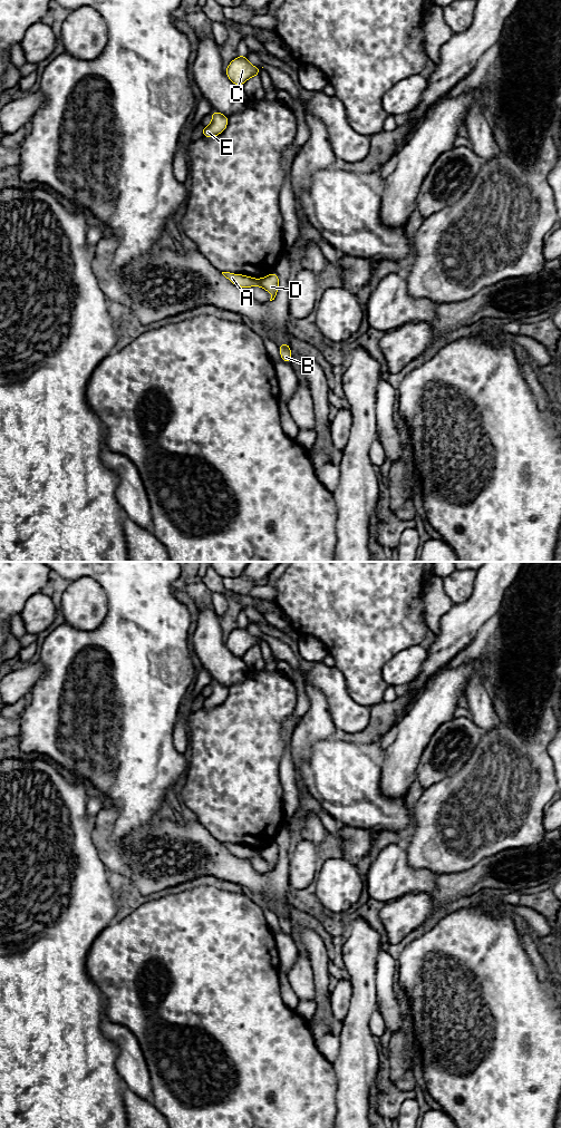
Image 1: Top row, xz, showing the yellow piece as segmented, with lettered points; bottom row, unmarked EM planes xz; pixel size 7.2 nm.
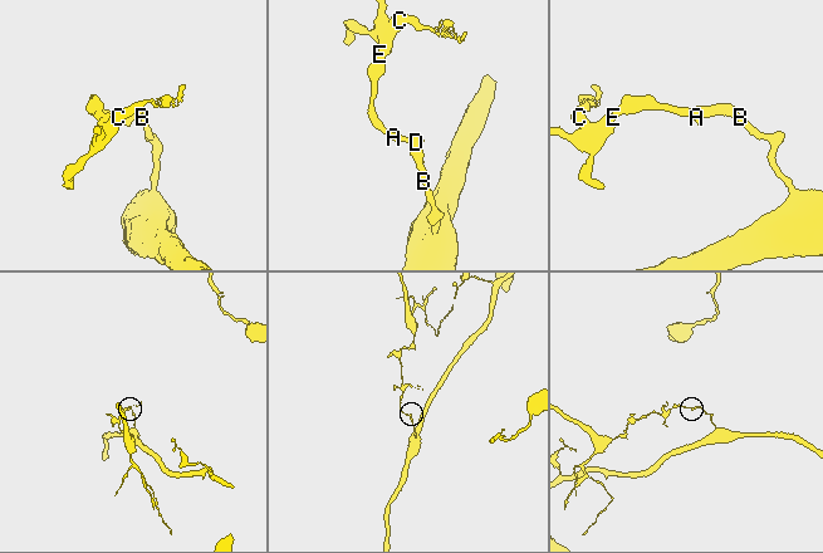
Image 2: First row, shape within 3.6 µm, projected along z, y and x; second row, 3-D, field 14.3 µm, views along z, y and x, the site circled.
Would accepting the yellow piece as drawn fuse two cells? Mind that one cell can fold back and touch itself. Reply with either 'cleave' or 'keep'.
cleave

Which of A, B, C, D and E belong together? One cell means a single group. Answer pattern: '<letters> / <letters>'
A C E / B D

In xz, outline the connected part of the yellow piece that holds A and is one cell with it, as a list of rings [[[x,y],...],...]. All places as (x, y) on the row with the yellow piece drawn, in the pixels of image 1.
[[[222,272],[222,274],[234,285],[239,288],[251,288],[251,286],[261,286],[260,279],[254,279],[243,274],[235,274],[230,272]]]

